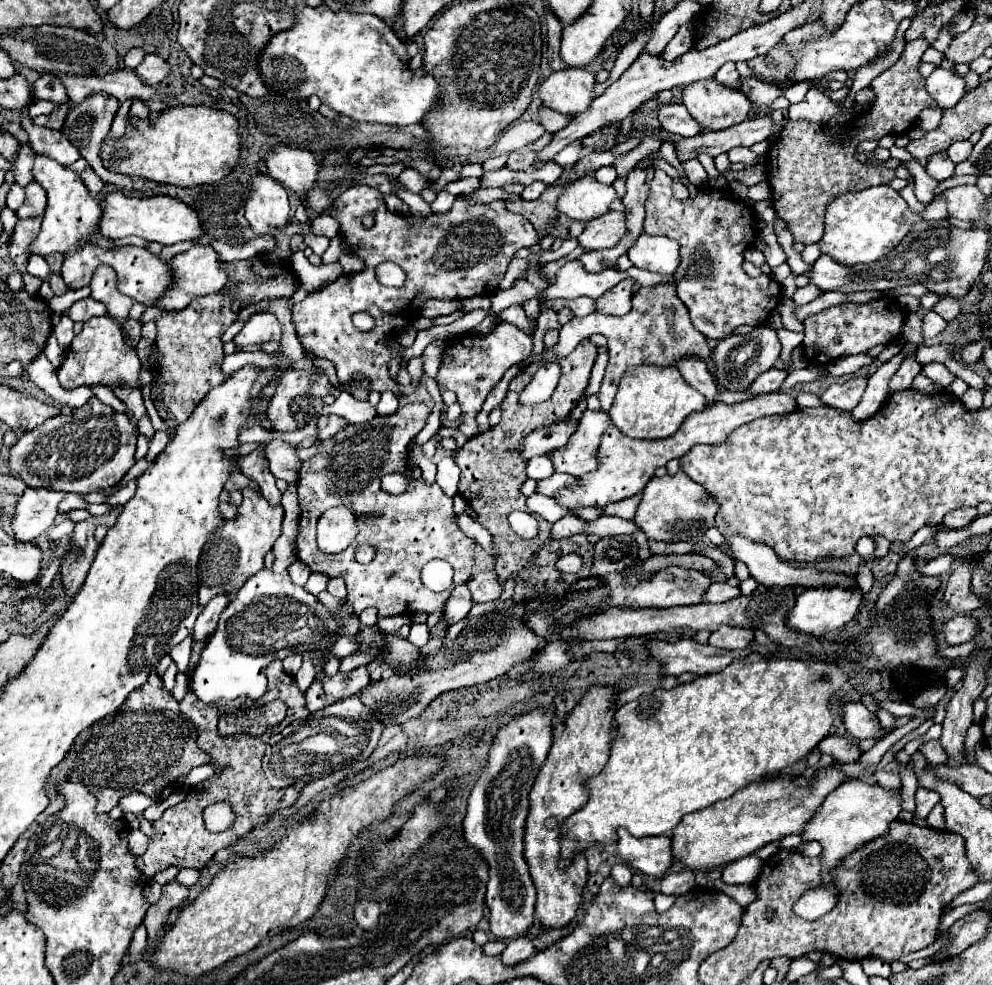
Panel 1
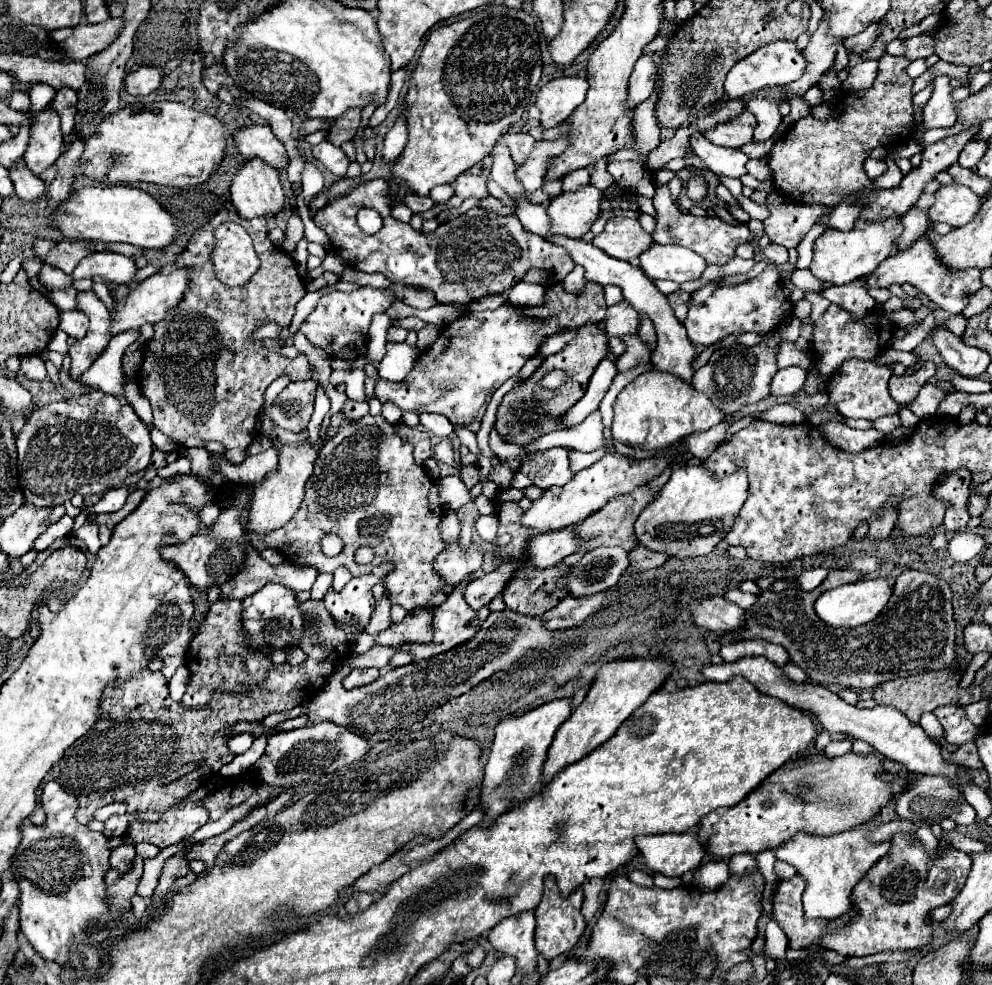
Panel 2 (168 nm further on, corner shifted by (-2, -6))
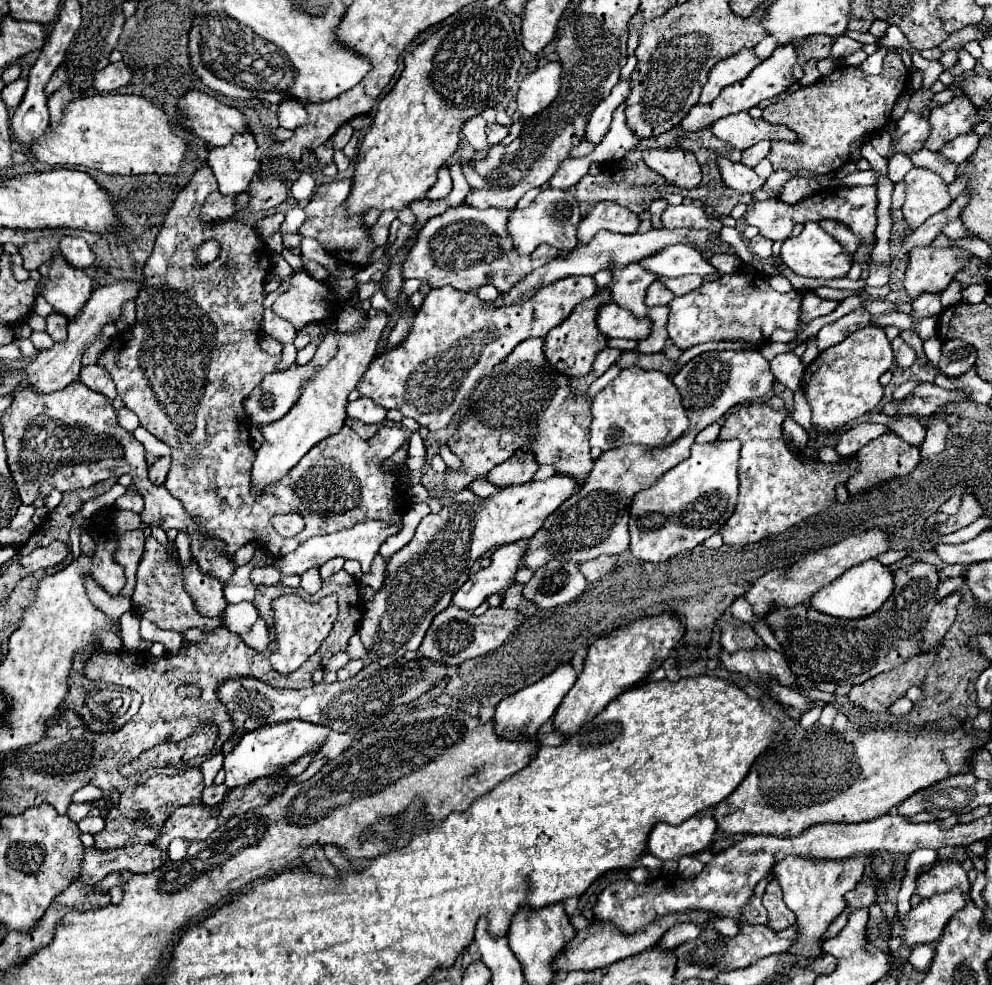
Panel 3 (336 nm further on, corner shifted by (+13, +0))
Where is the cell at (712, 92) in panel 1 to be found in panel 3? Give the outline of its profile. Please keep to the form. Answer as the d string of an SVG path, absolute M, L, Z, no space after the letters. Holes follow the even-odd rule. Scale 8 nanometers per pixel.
M737 112L733 116L719 118L711 124L713 134L725 142L729 142L737 150L747 150L761 140L785 140L799 142L799 136L787 126L775 126L763 118L753 120L747 112Z

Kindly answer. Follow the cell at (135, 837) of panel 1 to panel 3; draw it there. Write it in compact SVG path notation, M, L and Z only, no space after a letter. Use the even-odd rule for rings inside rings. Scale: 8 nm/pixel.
M137 844L121 850L107 850L107 852L101 852L97 848L85 848L81 860L81 872L77 880L93 886L111 872L129 870L137 874L137 872L155 870L167 858L169 854L167 852L161 854L161 850L157 850L153 844Z

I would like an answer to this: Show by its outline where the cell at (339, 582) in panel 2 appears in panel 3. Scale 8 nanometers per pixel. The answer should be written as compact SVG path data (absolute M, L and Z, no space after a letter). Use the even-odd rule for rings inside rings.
M333 558L333 560L329 560L329 562L325 562L321 568L319 568L319 572L321 572L321 578L323 580L327 580L331 574L335 574L335 572L339 572L341 568L343 568L343 558Z

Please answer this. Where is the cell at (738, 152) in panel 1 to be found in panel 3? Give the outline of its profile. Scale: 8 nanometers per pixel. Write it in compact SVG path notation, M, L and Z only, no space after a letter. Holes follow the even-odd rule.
M719 158L717 164L719 164L725 184L737 192L757 192L767 182L765 178L757 176L753 168L747 168L743 164L735 164L729 158Z

